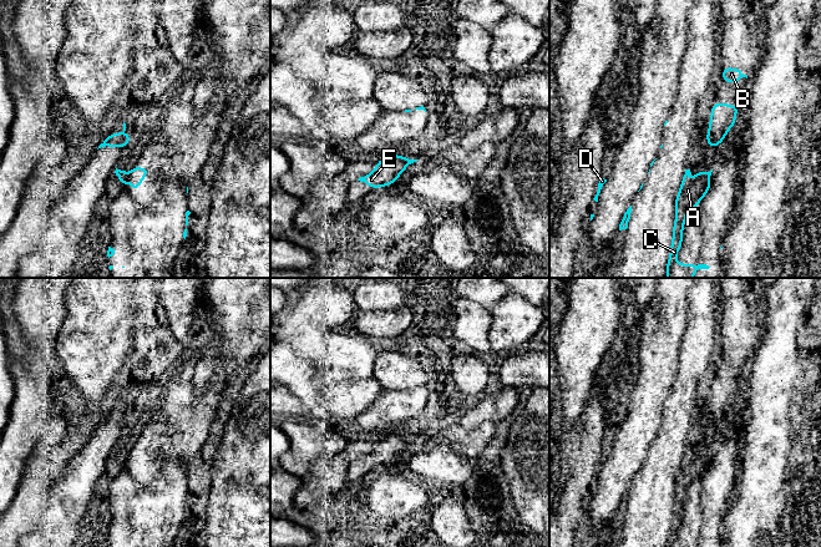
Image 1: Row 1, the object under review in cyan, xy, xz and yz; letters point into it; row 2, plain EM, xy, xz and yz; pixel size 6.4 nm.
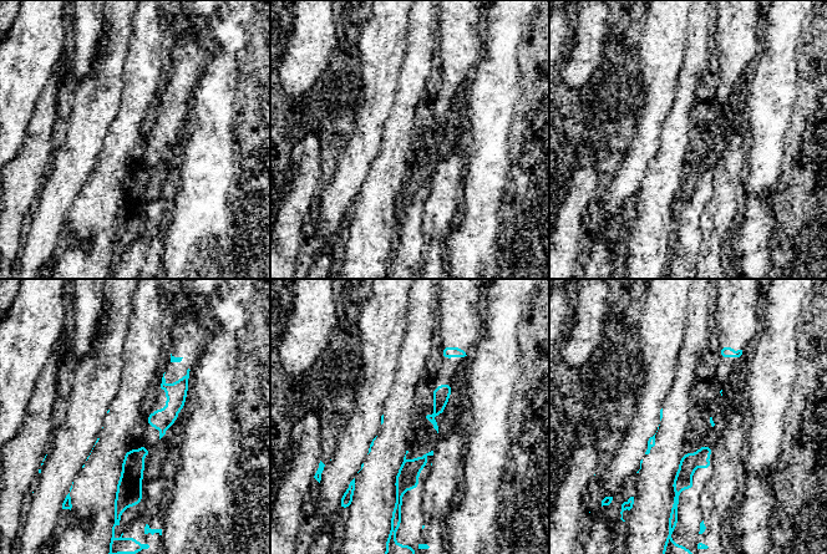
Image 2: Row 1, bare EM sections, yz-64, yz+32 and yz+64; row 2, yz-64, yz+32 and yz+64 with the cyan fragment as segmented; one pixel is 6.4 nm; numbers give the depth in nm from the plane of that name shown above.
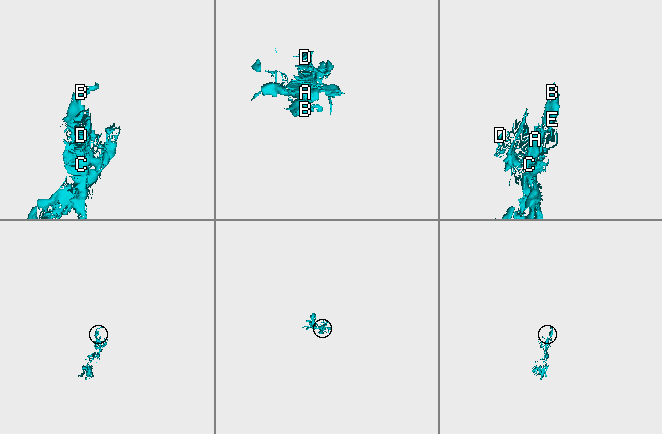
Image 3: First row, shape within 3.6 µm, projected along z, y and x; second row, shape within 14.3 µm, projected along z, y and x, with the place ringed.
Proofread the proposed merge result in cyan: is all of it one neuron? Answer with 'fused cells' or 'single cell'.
fused cells

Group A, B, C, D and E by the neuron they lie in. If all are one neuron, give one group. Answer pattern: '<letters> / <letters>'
A C D / B E

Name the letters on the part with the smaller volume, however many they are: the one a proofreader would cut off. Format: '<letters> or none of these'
B, E

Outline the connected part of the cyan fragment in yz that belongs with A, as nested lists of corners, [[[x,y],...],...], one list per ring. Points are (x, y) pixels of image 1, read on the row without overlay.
[[[685,449],[685,454],[680,462],[680,470],[675,478],[675,502],[673,506],[673,520],[670,525],[670,535],[668,537],[667,547],[710,547],[706,543],[676,543],[678,530],[683,522],[683,507],[686,498],[686,491],[689,488],[696,488],[700,478],[705,476],[710,467],[711,451],[695,451],[696,457],[689,461],[690,449]]]

